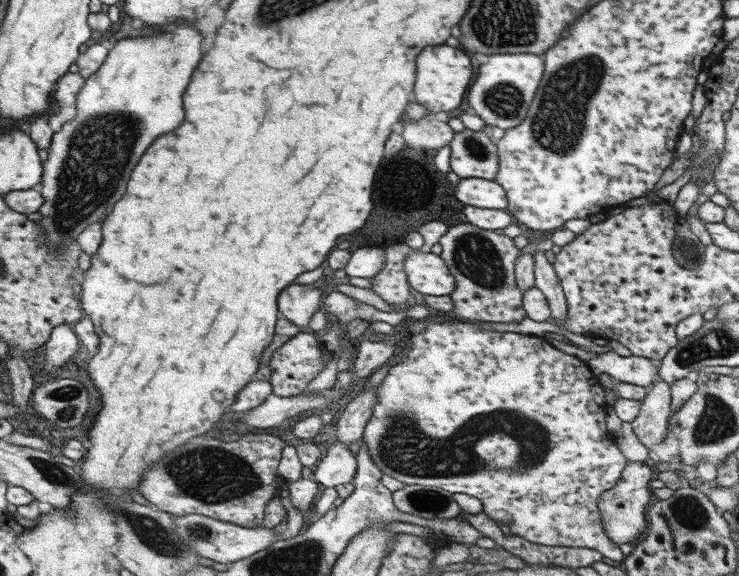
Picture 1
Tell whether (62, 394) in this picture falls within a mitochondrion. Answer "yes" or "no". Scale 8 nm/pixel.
yes

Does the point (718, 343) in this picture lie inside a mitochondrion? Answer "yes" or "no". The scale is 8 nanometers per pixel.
yes

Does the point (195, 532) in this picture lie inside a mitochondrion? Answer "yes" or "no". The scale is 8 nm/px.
yes

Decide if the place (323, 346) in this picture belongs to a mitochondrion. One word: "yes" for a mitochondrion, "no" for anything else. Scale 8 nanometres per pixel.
no

